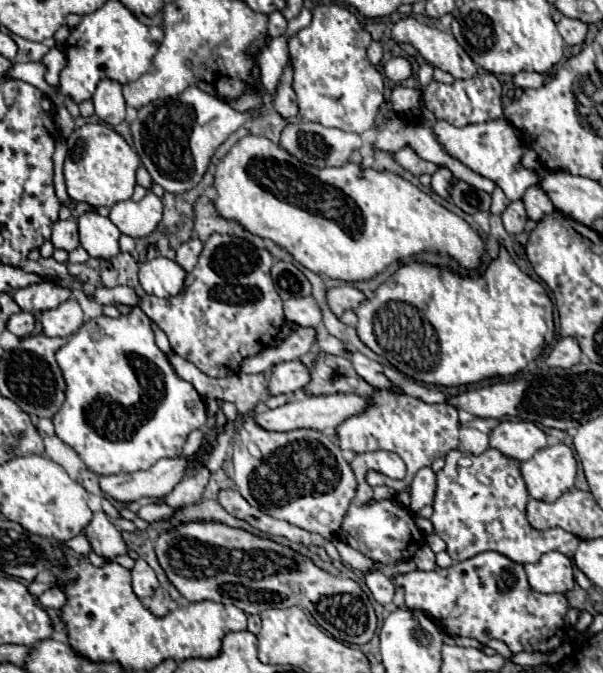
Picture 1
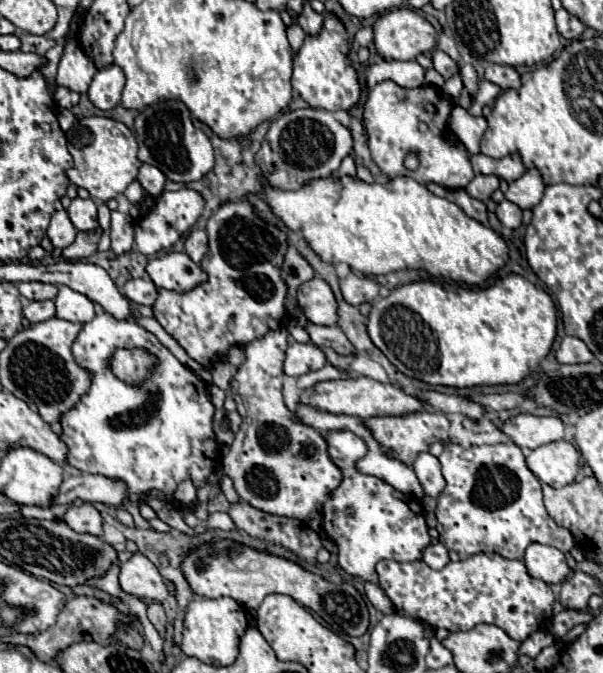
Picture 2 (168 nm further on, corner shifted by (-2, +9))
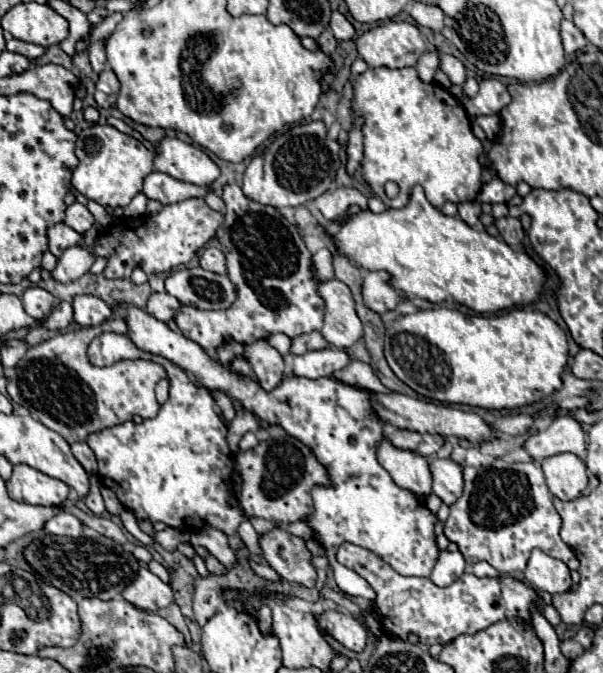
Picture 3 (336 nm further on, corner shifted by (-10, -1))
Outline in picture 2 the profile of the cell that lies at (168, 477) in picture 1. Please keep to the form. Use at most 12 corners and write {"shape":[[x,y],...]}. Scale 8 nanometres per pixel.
{"shape":[[82,473],[64,477],[54,503],[120,507],[122,479]]}

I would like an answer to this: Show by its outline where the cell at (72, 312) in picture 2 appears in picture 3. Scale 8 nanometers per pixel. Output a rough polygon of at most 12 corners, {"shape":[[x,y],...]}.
{"shape":[[96,295],[72,301],[80,325],[100,325],[112,317],[112,307]]}

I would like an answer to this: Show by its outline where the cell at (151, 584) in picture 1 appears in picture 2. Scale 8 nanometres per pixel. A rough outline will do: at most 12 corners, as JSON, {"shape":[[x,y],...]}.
{"shape":[[142,553],[122,563],[120,587],[152,601],[170,595],[154,563]]}

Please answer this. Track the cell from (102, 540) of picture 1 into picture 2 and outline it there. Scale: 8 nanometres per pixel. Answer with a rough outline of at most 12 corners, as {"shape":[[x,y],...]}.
{"shape":[[78,503],[64,515],[68,527],[104,535],[102,515],[92,503]]}

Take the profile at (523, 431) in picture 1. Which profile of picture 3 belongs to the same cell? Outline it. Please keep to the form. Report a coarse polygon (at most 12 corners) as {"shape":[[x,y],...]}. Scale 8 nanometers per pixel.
{"shape":[[556,417],[528,437],[542,461],[566,451],[584,461],[586,433],[574,417]]}

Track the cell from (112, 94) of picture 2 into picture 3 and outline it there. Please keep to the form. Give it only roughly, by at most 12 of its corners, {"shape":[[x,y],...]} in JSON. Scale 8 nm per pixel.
{"shape":[[112,69],[96,81],[96,103],[114,107],[120,81]]}

